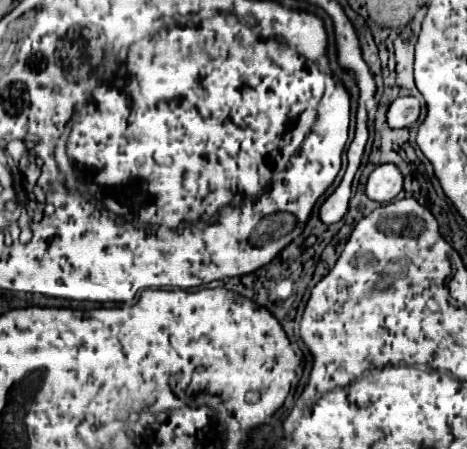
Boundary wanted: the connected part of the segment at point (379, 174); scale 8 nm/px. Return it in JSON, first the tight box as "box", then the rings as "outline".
{"box":[366,165,402,203],"outline":[[[396,165],[376,167],[366,183],[366,195],[376,203],[388,203],[402,191],[402,175]]]}

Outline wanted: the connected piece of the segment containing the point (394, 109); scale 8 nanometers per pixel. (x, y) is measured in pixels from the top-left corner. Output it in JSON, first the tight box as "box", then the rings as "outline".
{"box":[386,97,420,129],"outline":[[[398,97],[386,111],[386,121],[392,129],[410,127],[420,115],[420,103],[414,97]]]}

